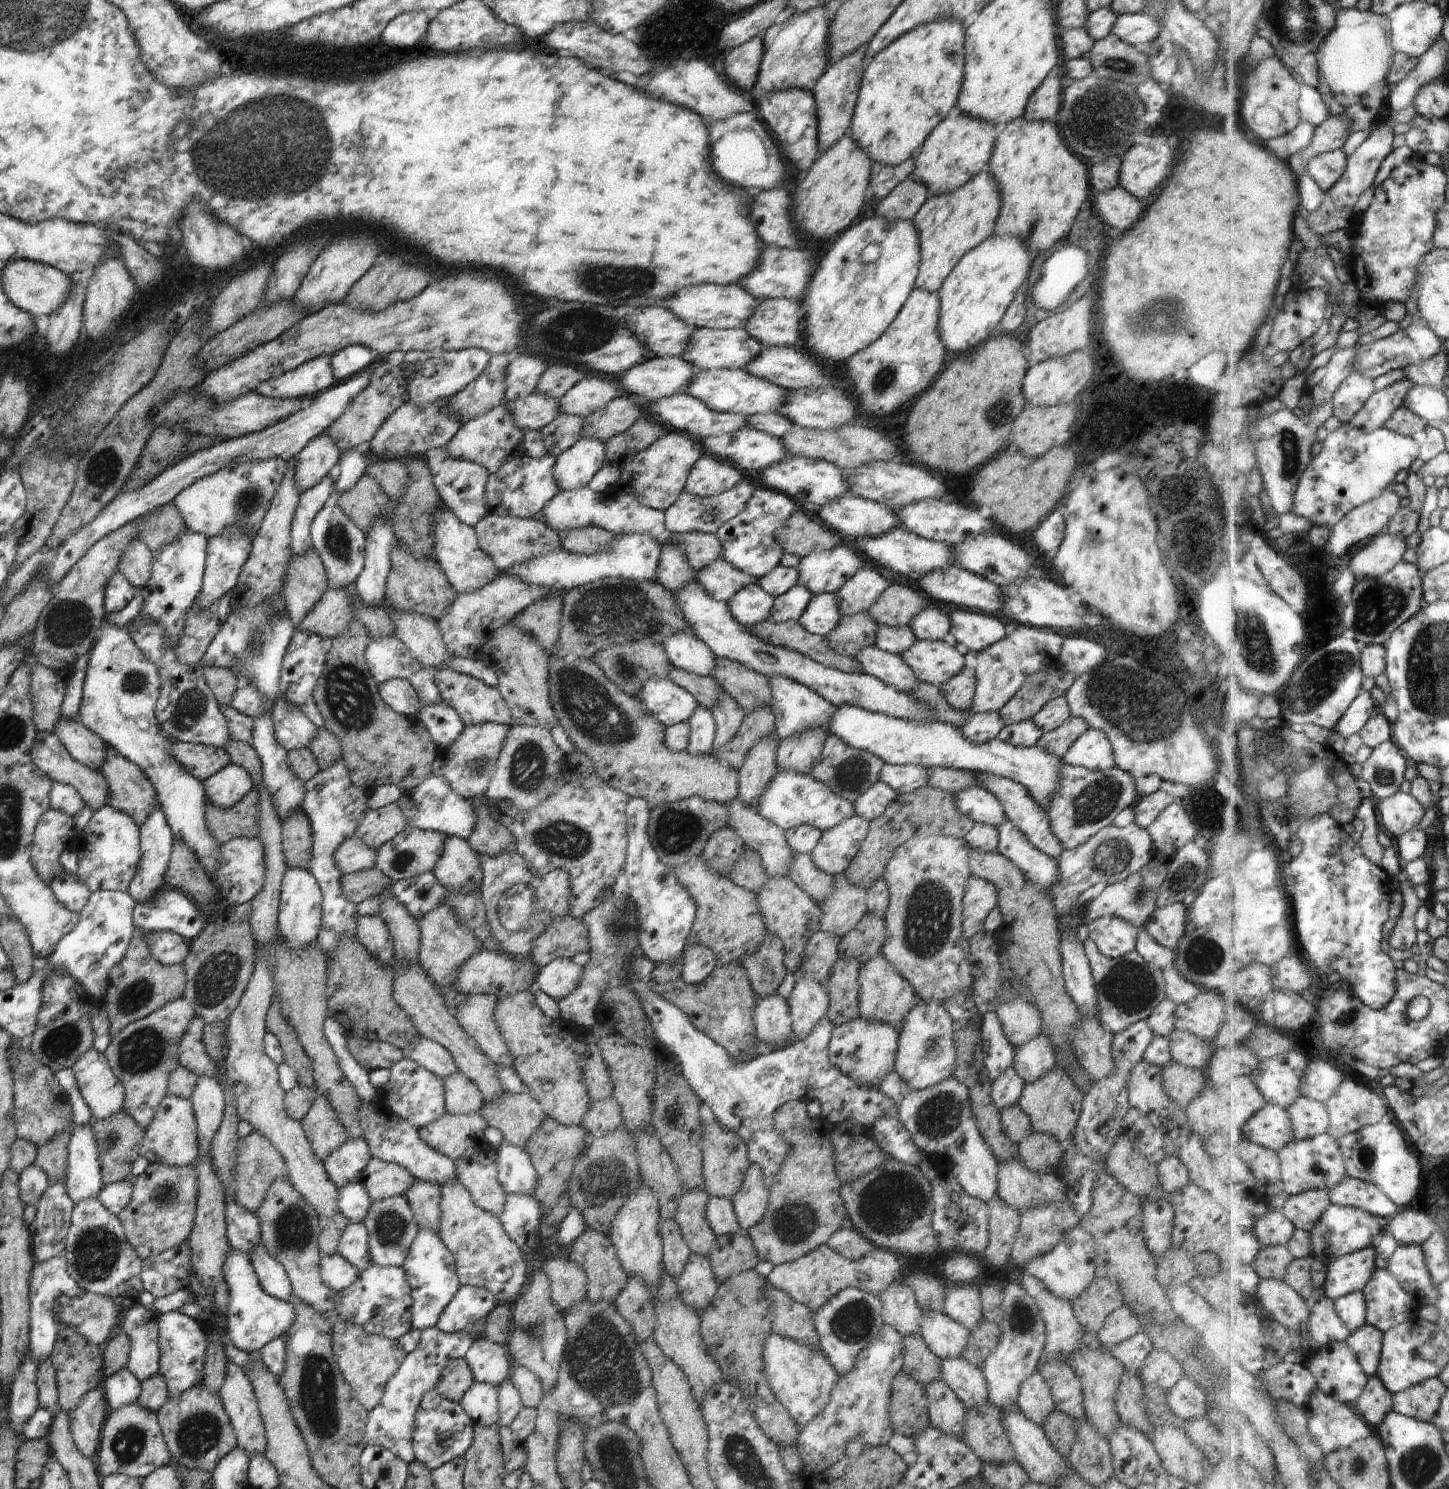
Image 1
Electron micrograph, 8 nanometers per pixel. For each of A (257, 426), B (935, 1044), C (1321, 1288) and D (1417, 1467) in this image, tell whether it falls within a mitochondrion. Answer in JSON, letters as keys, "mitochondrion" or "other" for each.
{"A":"other","B":"mitochondrion","C":"other","D":"mitochondrion"}

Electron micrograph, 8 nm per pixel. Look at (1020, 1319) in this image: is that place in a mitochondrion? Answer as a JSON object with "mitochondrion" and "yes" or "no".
{"mitochondrion":"yes"}

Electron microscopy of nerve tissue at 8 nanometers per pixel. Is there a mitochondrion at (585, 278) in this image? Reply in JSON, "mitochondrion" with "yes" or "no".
{"mitochondrion":"yes"}

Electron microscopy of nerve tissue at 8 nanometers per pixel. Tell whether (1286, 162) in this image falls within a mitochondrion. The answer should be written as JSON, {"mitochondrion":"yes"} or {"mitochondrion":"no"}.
{"mitochondrion":"no"}

